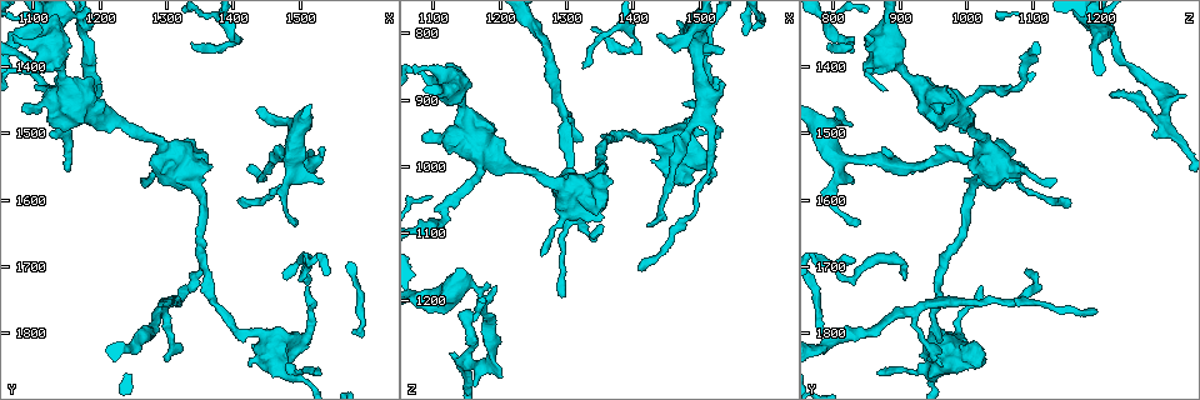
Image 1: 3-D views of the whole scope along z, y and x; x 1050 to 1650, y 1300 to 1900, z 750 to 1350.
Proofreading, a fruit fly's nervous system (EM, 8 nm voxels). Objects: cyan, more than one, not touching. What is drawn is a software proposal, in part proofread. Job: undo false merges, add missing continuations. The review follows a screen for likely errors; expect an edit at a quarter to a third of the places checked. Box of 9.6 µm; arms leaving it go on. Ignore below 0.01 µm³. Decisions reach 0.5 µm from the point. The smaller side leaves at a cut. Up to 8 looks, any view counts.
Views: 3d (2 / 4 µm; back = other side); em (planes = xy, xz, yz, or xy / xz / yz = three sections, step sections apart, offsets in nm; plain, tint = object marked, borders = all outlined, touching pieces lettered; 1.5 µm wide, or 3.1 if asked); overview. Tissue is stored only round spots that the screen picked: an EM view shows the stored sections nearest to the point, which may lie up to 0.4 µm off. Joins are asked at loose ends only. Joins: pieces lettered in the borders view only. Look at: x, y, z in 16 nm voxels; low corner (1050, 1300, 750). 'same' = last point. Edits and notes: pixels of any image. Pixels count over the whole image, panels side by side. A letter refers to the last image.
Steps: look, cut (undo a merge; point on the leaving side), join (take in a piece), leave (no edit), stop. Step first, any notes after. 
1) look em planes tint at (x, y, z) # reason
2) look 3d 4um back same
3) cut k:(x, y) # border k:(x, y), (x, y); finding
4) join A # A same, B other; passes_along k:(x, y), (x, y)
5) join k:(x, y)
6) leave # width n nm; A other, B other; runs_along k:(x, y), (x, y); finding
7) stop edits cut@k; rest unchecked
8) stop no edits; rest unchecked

look em planes borders at (1410, 1600, 1155) # free end

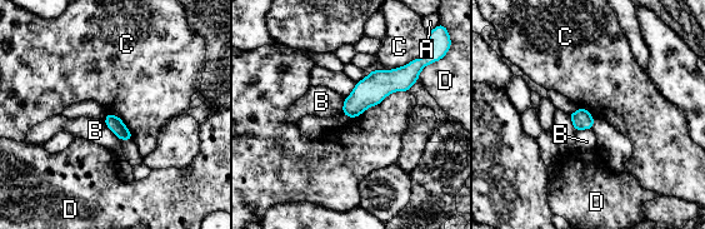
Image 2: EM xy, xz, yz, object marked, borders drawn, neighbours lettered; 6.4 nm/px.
leave # longest_contact C 400 nm; A other, B other, C other, D other; no lettered piece goes on from it

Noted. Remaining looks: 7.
look 3d 4um at (1160, 1445, 1215) # free end

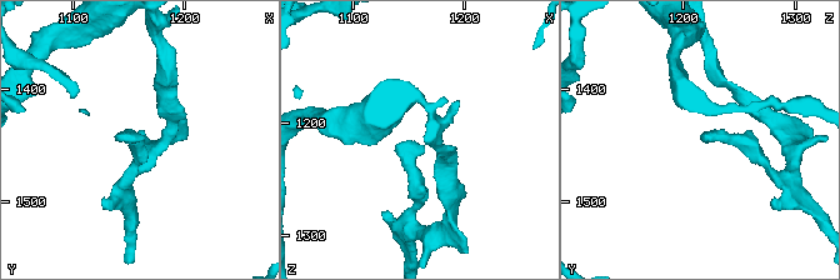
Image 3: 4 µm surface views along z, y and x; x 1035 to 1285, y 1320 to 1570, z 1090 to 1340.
look em planes borders at (1158, 1448, 1218)

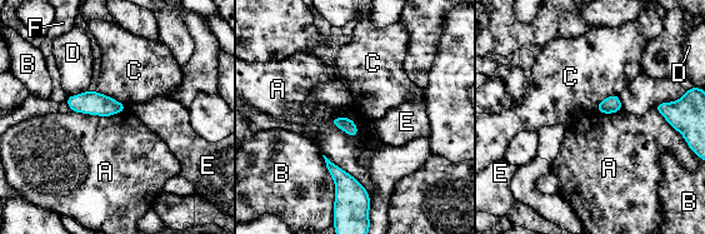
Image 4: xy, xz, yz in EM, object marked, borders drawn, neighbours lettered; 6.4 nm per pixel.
leave # A other, B other, C other, D other, E other, F other; border 4:(330, 120), (350, 135), (359, 133); none of them fits

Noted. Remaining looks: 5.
look em planes plain at (1290, 1770, 1195) # branch stops here

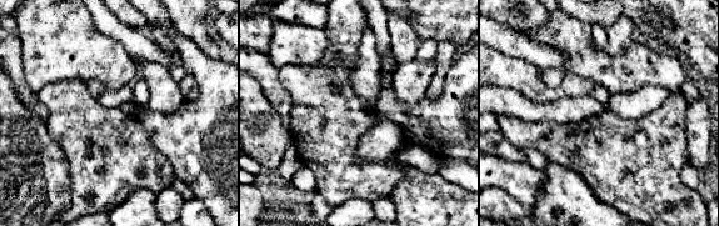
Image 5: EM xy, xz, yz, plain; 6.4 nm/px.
look em planes borders same

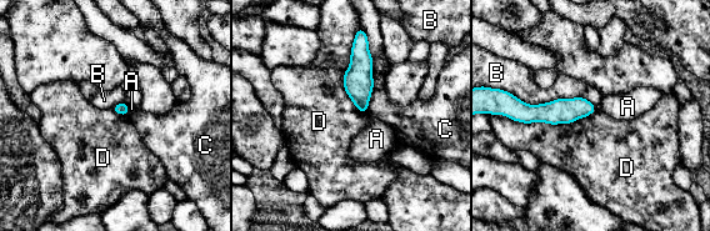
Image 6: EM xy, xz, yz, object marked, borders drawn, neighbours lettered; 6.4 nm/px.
leave # A other, B other, C other, D other; runs_along 6:(591, 109), (523, 113), (516, 117); none of them fits

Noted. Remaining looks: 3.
stop no edits; rest unchecked

